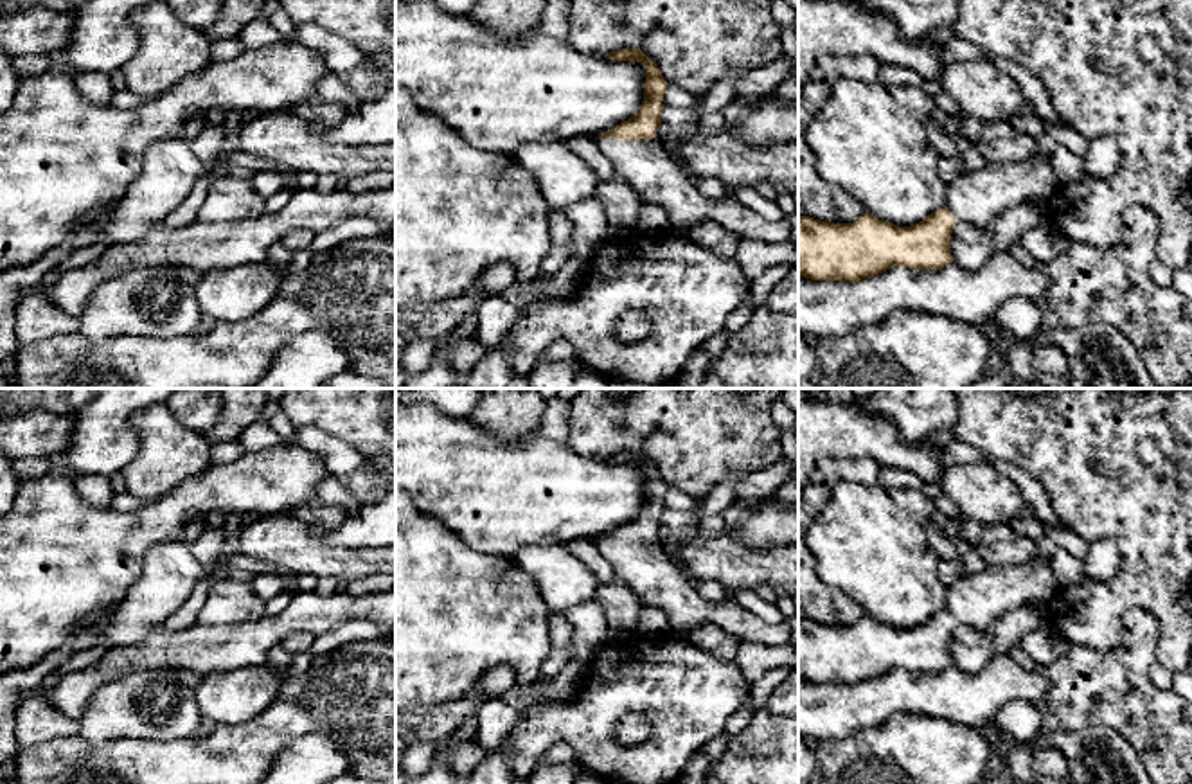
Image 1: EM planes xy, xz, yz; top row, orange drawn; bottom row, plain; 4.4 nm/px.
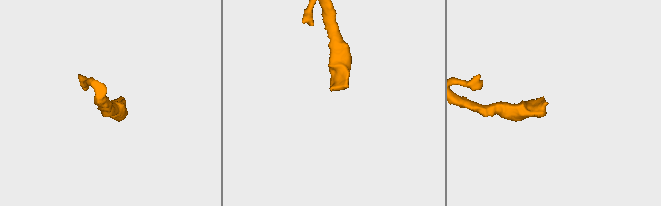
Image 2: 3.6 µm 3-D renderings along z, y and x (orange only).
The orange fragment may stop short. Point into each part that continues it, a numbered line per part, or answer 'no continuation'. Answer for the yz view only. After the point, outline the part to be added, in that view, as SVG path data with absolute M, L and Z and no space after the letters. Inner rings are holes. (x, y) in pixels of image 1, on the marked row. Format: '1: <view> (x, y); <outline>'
1: yz (978, 196); M1032 156L1021 164L987 164L955 176L946 187L944 205L956 221L987 228L1003 210L1032 200L1052 200L1061 187L1052 158Z

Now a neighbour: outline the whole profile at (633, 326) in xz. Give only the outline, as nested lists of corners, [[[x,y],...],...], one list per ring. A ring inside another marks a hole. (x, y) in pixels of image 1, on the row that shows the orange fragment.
[[[627,311],[615,325],[615,336],[620,342],[636,342],[647,336],[651,331],[649,316],[642,311]]]

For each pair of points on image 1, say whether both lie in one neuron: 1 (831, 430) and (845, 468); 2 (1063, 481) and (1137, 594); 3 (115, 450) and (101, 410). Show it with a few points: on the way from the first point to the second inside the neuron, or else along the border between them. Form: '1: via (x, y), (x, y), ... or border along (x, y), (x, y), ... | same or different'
1: border along (856, 457), (824, 457), (817, 466) | different
2: via (1092, 504), (1137, 549), (1137, 565) | same
3: via (106, 441), (103, 437), (103, 419) | same

